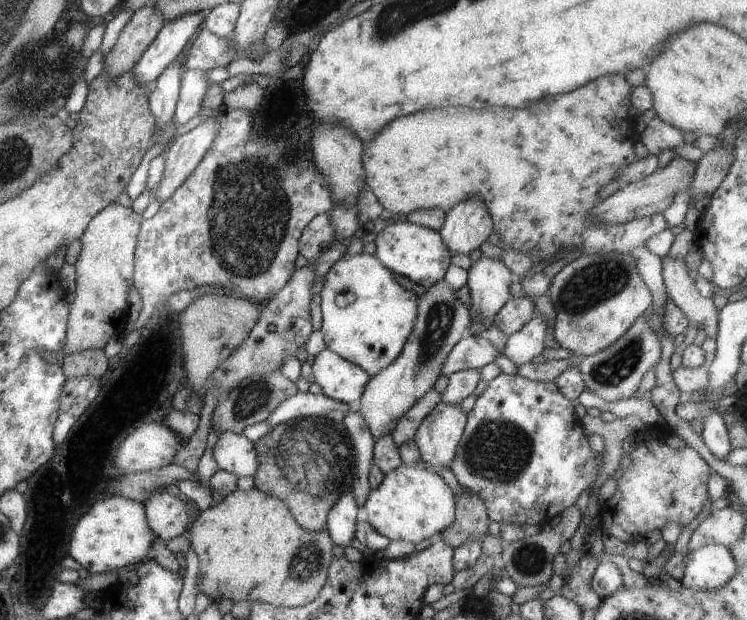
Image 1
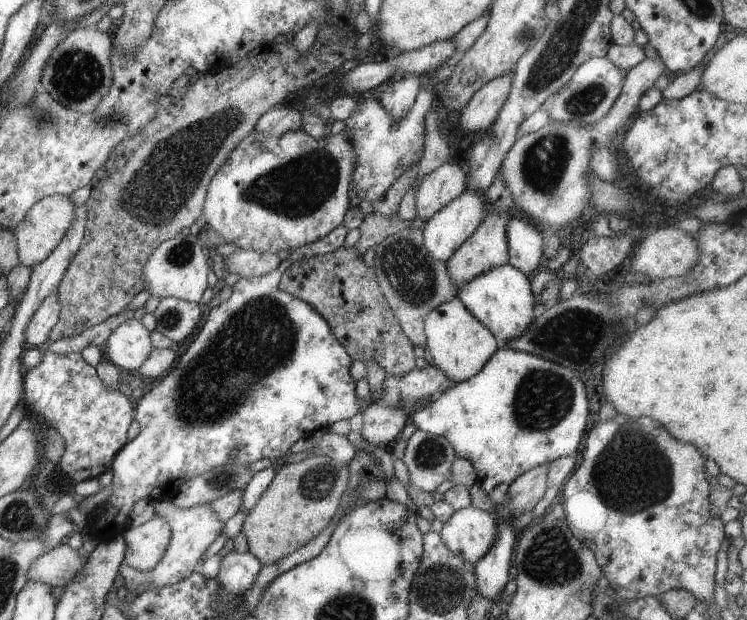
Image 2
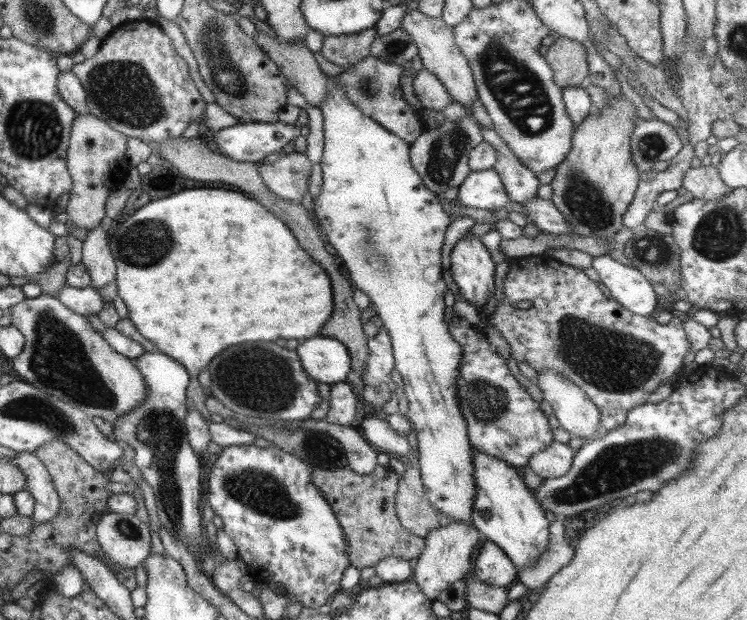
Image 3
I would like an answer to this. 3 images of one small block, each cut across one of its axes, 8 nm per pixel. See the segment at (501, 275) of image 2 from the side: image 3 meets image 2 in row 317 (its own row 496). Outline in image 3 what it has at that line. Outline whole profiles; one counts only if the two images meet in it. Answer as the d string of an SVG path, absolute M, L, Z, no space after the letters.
M472 447L475 497L471 507L471 525L484 541L493 542L503 550L515 570L535 564L548 545L548 525L544 509L531 490L523 485L521 473L509 463Z

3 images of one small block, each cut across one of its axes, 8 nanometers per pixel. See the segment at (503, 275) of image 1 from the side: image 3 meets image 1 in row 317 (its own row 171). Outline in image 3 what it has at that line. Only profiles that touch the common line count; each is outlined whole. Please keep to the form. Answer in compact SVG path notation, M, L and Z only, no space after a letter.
M493 169L470 171L457 187L455 203L479 210L505 208L507 212L513 211L525 216L525 209L509 199Z

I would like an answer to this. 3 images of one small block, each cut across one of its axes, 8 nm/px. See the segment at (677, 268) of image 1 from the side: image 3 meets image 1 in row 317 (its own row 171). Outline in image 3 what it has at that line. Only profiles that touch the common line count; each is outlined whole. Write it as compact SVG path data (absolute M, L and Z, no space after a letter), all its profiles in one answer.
M713 166L689 167L683 175L683 190L689 192L693 199L713 201L727 195L731 189L719 178L718 168Z

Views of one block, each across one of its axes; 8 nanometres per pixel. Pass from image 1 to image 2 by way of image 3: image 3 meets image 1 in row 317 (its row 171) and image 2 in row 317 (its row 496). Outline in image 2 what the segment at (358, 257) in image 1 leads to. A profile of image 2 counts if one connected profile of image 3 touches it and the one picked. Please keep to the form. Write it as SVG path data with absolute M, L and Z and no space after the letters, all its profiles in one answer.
M455 296L430 310L425 317L425 348L430 352L434 365L453 382L467 380L487 362L498 349L498 341Z

